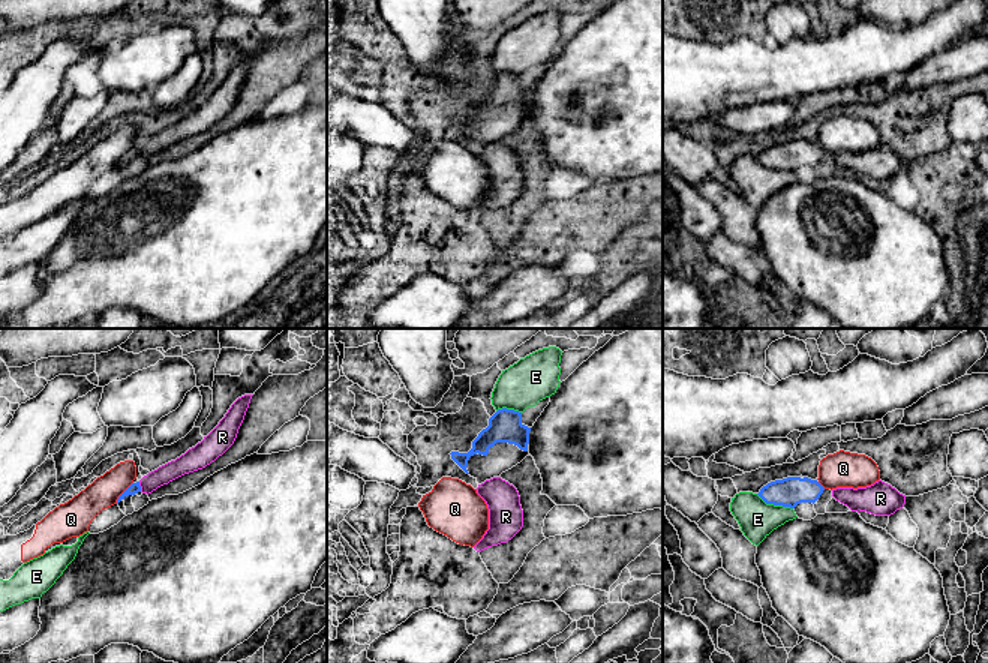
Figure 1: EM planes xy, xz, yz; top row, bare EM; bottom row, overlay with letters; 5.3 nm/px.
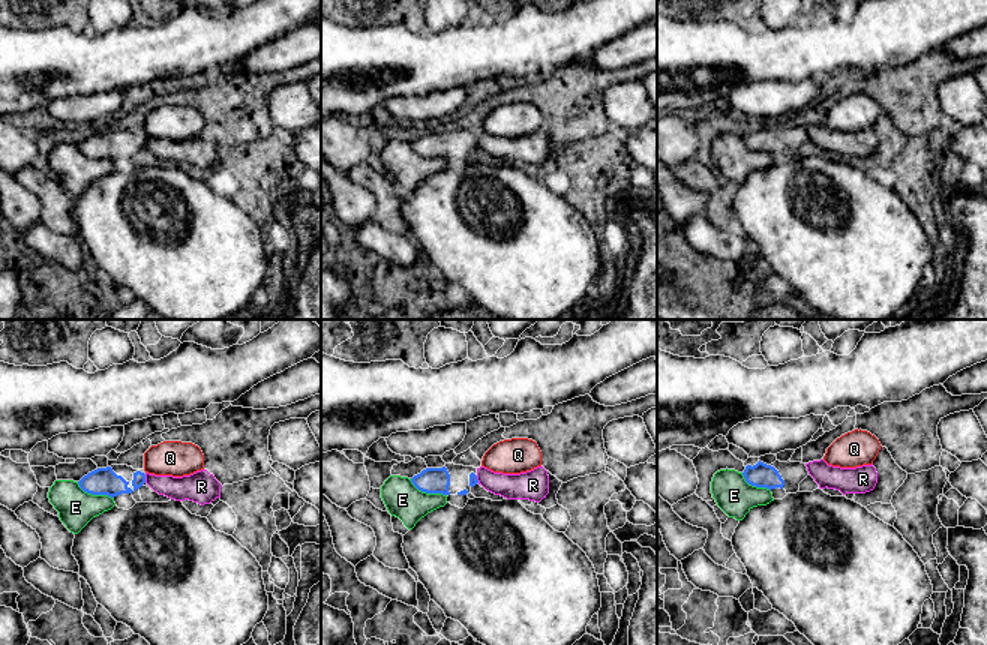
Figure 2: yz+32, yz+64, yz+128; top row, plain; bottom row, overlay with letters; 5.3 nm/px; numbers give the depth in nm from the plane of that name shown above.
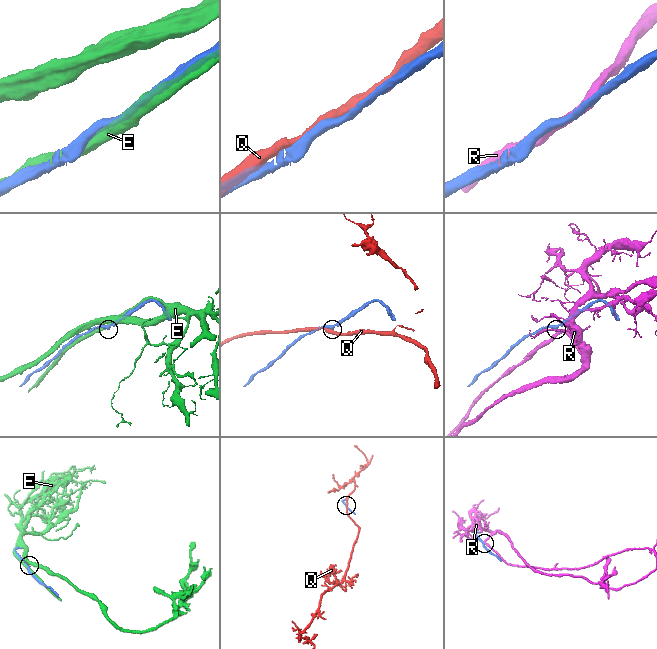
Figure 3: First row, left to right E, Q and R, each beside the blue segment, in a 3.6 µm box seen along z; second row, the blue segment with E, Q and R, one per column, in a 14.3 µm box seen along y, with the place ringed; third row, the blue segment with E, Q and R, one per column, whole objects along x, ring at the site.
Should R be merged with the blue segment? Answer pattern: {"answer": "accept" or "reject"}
{"answer": "reject"}

